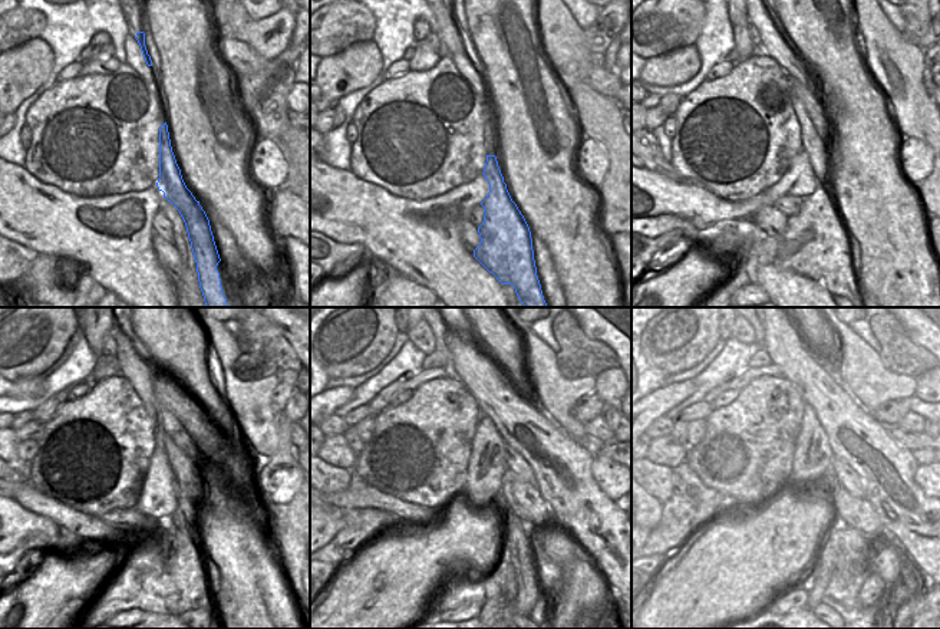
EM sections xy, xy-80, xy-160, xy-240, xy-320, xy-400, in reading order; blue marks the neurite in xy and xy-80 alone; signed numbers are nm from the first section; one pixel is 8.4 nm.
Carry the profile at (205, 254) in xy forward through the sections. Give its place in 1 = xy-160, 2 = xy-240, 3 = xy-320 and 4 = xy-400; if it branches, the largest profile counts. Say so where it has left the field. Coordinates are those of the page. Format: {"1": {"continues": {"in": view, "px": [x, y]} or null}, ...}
{"1": {"continues": {"in": "xy-160", "px": [817, 234]}}, "2": {"continues": {"in": "xy-240", "px": [178, 583]}}, "3": {"continues": {"in": "xy-320", "px": [501, 582]}}, "4": {"continues": {"in": "xy-400", "px": [807, 583]}}}

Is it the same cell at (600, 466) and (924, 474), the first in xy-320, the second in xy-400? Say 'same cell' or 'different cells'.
same cell

